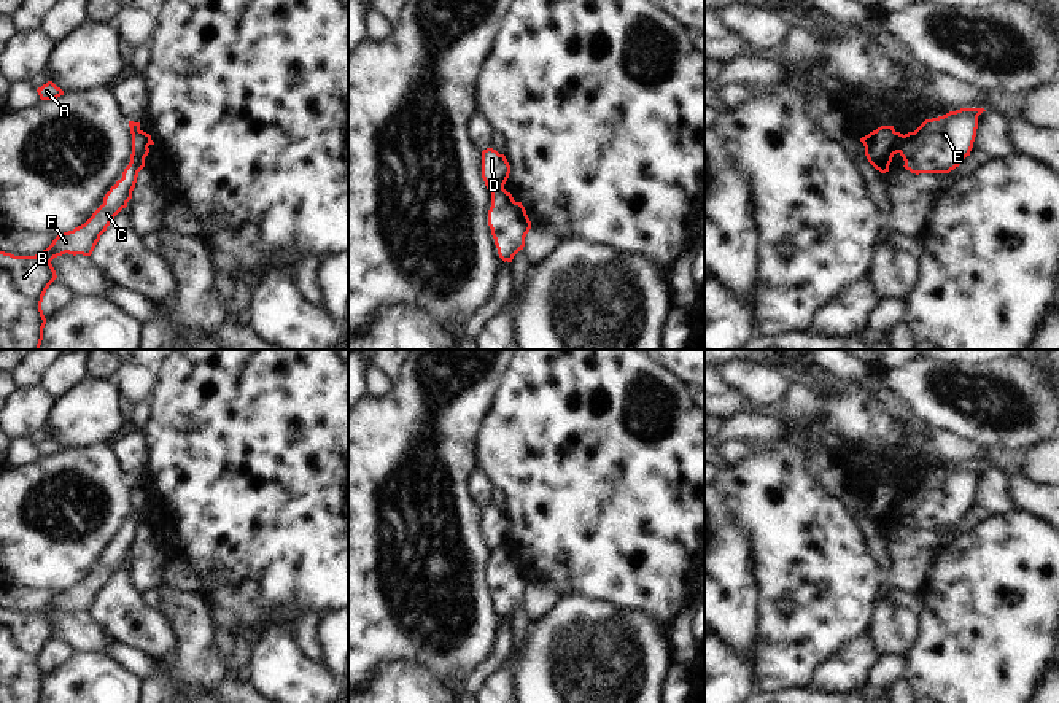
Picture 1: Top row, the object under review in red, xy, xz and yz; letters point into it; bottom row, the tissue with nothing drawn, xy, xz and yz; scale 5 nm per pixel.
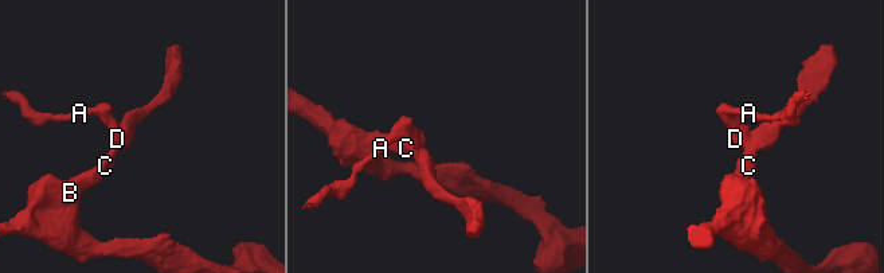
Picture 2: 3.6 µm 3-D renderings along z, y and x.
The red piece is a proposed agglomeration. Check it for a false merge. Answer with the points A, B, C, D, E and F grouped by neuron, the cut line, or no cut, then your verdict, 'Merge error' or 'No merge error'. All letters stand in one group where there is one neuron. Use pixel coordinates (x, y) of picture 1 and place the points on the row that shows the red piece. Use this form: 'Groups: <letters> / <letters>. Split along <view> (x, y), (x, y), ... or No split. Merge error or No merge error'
Groups: A D / B C E F. Split along yz (905, 135), (899, 151). Merge error

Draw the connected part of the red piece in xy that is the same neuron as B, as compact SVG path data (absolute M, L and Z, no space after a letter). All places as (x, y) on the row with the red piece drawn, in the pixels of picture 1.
M129 162L122 178L103 197L92 216L73 231L57 235L35 256L14 256L0 251L0 350L40 350L46 318L41 302L57 278L51 261L65 253L91 256L100 235L114 216L127 207L145 167Z

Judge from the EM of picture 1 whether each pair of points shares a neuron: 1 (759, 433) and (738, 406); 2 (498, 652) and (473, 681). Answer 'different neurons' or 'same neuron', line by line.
1: different neurons
2: same neuron

